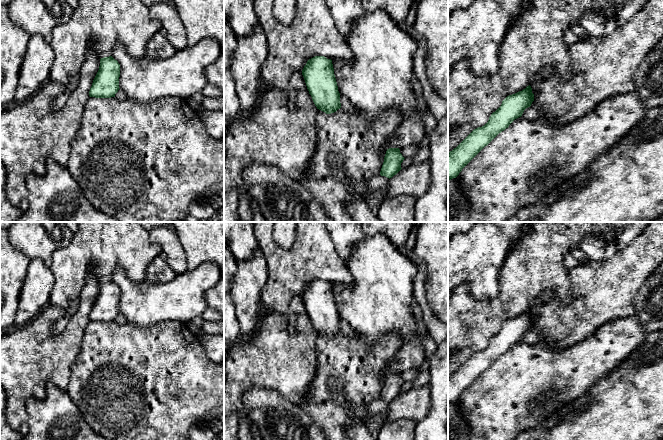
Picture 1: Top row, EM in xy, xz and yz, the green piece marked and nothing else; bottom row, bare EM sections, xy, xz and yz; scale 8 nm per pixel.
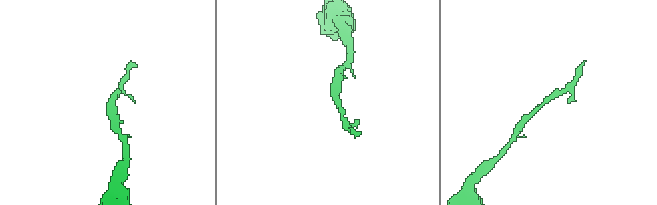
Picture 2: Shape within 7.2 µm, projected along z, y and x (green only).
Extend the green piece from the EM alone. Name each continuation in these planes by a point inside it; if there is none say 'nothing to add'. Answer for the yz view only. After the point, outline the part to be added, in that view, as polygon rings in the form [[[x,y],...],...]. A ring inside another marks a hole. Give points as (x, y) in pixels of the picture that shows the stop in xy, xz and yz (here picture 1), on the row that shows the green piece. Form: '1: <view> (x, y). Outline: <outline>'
nothing to add

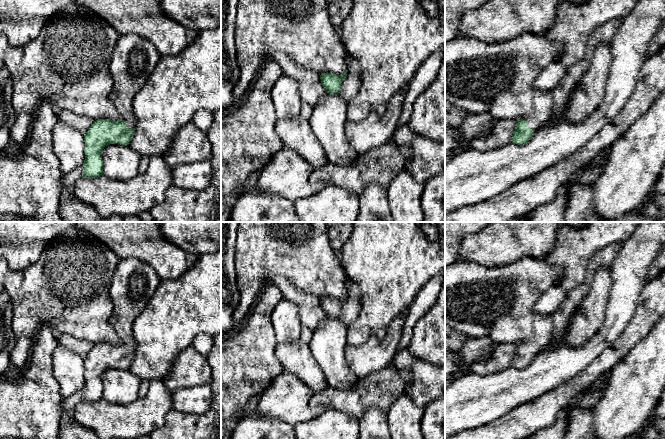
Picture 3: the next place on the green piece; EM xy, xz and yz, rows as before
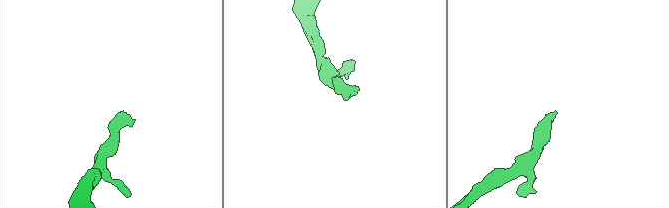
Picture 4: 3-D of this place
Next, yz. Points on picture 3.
1: yz (497, 78). Outline: [[[524,33],[504,42],[485,42],[456,37],[445,43],[445,100],[472,113],[489,113],[497,119],[523,119],[534,132],[553,116],[553,93],[533,86],[540,71],[558,58],[563,44],[551,41],[543,33]]]

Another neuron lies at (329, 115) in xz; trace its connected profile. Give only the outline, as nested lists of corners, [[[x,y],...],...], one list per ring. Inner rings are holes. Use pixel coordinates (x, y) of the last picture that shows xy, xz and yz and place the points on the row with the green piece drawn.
[[[326,93],[313,107],[310,127],[320,142],[326,161],[348,168],[357,156],[346,135],[347,101],[337,94]]]

